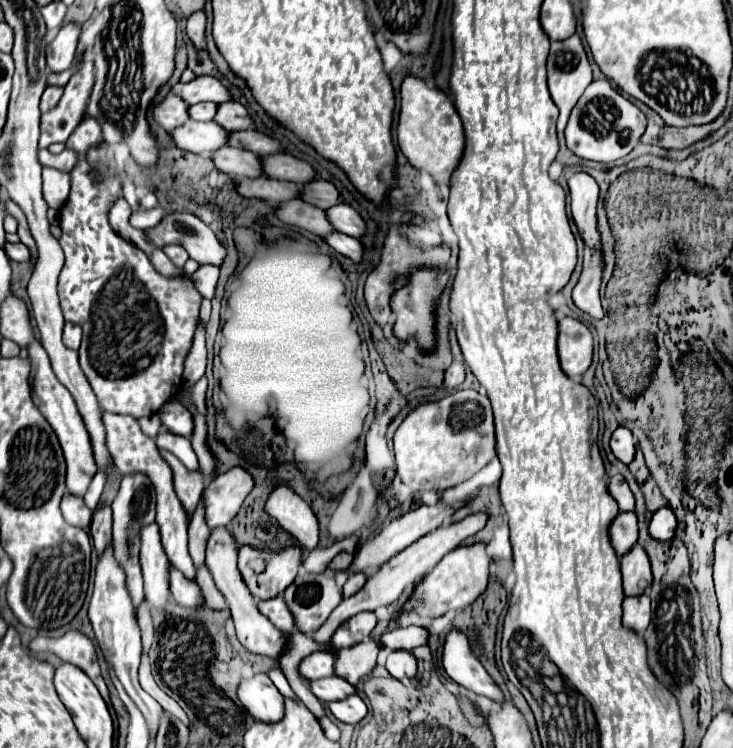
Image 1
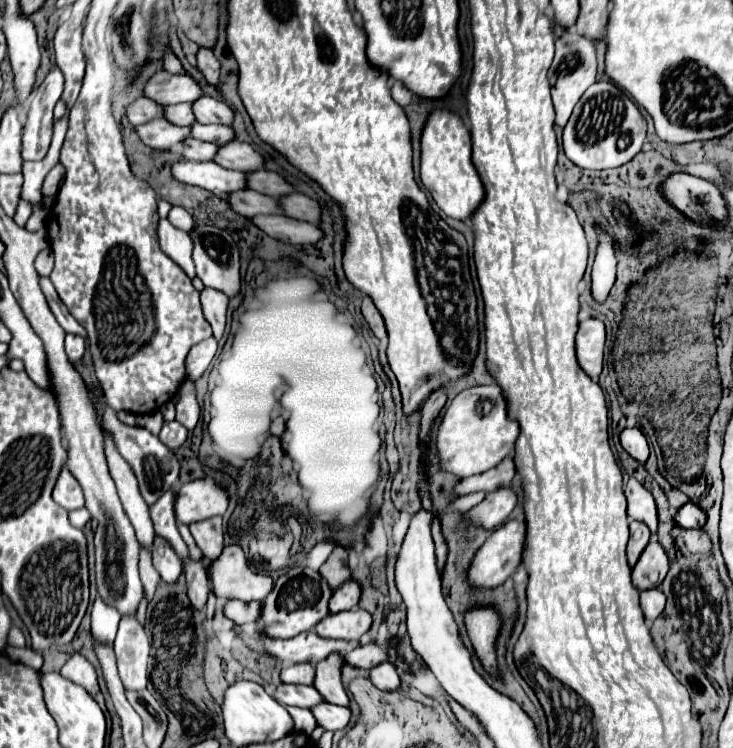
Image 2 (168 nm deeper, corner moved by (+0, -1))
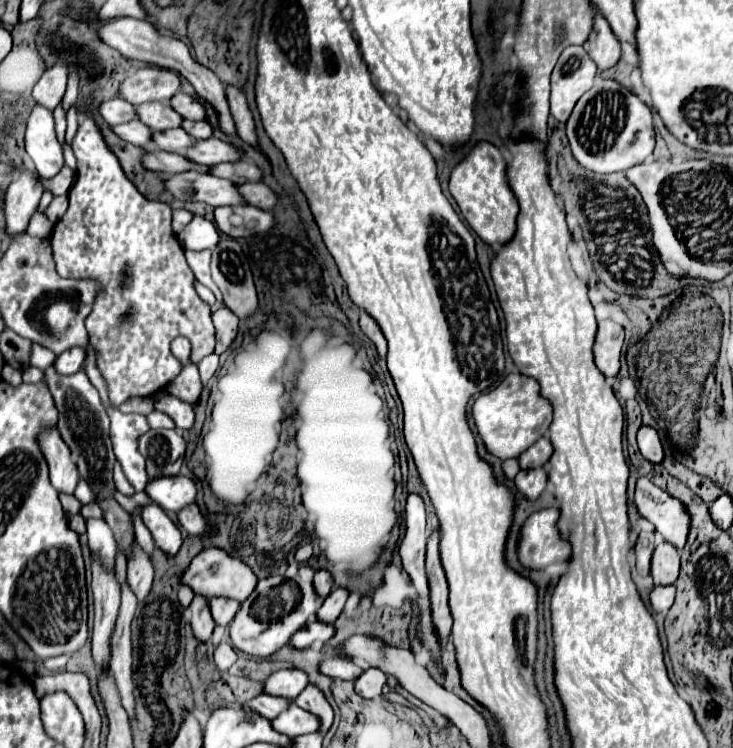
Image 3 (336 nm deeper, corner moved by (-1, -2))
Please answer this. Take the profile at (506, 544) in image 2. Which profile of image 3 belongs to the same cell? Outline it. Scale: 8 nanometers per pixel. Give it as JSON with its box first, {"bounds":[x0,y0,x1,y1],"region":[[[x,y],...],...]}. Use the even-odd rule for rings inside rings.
{"bounds":[519,507,571,571],"region":[[[559,507],[533,513],[521,533],[519,557],[525,567],[551,571],[557,563],[571,559],[571,545],[557,529]]]}

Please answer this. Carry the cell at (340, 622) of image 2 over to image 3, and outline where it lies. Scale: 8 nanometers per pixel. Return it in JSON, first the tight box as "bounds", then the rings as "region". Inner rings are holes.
{"bounds":[289,621,335,649],"region":[[[309,621],[309,625],[303,625],[291,639],[289,645],[295,649],[305,649],[311,643],[327,643],[335,635],[335,627],[321,621]]]}

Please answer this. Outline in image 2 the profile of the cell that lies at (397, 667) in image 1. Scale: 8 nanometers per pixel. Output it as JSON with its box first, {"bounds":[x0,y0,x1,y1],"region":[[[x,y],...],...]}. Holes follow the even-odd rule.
{"bounds":[370,660,400,690],"region":[[[390,660],[372,668],[370,670],[370,680],[380,690],[398,690],[400,688],[400,672],[398,672],[396,664],[392,664]]]}

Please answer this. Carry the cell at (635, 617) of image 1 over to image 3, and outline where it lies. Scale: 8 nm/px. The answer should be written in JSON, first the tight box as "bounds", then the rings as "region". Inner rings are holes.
{"bounds":[651,585,675,613],"region":[[[657,585],[651,593],[651,607],[657,613],[667,613],[667,609],[673,605],[675,601],[675,585]]]}

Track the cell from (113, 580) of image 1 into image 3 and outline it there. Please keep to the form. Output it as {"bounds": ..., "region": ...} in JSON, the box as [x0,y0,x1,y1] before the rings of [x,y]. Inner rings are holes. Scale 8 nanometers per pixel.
{"bounds":[45,367,133,555],"region":[[[49,367],[45,371],[45,377],[49,381],[49,391],[51,391],[53,401],[57,405],[57,411],[59,411],[61,437],[69,445],[69,449],[73,451],[73,459],[77,463],[79,475],[91,483],[95,495],[99,499],[97,503],[103,509],[103,519],[115,531],[115,541],[125,551],[125,555],[129,555],[129,545],[133,541],[131,515],[125,509],[121,509],[111,497],[113,489],[115,489],[115,483],[113,483],[115,455],[113,455],[113,447],[111,447],[111,439],[109,439],[109,417],[107,417],[107,411],[103,407],[101,399],[99,399],[99,393],[91,385],[89,377],[85,377],[85,373],[61,377],[55,373],[53,367]]]}

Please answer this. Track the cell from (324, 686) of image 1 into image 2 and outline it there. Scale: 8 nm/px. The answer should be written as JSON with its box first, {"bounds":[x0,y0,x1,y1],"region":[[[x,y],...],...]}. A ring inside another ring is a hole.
{"bounds":[274,684,324,708],"region":[[[280,684],[276,688],[274,698],[284,706],[302,706],[302,708],[314,708],[316,704],[324,702],[320,692],[312,686],[298,686],[298,684]]]}

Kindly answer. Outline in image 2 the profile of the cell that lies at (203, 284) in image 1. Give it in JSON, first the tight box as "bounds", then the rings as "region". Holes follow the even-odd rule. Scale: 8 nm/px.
{"bounds":[202,288,228,340],"region":[[[216,288],[202,290],[202,310],[214,330],[216,340],[220,340],[226,326],[226,306],[228,306],[228,296],[222,296],[222,292],[216,292]]]}

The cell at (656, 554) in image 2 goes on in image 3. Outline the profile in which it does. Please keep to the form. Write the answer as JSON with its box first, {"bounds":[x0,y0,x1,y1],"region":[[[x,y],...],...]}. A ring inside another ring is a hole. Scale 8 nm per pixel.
{"bounds":[651,543,681,585],"region":[[[669,543],[657,545],[651,561],[651,577],[655,585],[675,583],[679,577],[679,561],[681,561],[679,551],[673,545]]]}

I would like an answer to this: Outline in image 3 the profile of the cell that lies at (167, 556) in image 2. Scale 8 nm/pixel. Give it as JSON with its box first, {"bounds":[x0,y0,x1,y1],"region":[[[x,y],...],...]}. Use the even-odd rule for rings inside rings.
{"bounds":[139,503,183,555],"region":[[[149,503],[149,505],[141,507],[139,515],[141,515],[145,527],[151,531],[155,545],[159,549],[163,549],[167,555],[175,555],[177,549],[181,547],[183,539],[181,539],[179,527],[165,515],[165,511],[161,507],[157,507],[155,503]]]}

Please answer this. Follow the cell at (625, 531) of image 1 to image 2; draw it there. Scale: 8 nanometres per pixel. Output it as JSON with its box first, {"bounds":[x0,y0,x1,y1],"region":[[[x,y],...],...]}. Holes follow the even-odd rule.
{"bounds":[626,522,650,566],"region":[[[630,522],[630,540],[628,540],[628,546],[626,546],[626,556],[628,556],[628,564],[634,566],[640,552],[646,548],[648,544],[648,538],[650,538],[650,530],[648,526],[644,526],[642,522]]]}

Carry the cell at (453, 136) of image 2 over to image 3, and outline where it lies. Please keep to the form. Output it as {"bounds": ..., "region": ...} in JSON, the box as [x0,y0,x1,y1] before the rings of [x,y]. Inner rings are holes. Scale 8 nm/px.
{"bounds":[449,143,517,247],"region":[[[479,143],[471,147],[465,159],[453,169],[449,179],[449,191],[457,205],[461,207],[463,217],[473,227],[473,231],[493,247],[505,245],[509,237],[513,237],[513,229],[517,229],[517,197],[509,189],[509,181],[505,177],[505,157],[491,143]]]}

